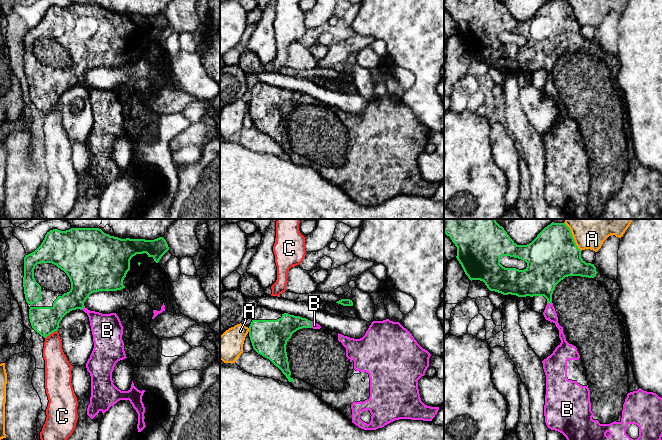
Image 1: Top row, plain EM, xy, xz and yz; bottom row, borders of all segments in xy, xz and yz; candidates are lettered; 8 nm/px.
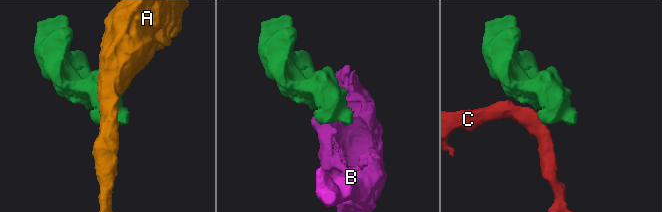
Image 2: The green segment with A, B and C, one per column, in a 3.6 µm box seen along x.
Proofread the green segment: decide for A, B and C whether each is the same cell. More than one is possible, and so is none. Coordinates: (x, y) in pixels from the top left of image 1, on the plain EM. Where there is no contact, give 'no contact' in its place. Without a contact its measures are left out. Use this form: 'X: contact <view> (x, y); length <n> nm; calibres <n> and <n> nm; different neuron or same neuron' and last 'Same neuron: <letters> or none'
A: contact yz (572, 13); length 260 nm; calibres 400 and 200 nm; different neuron
B: contact yz (549, 79); length 40 nm; calibres 280 and 100 nm; same neuron
C: contact xy (51, 109); length 130 nm; calibres 220 and 190 nm; different neuron
Same neuron: B

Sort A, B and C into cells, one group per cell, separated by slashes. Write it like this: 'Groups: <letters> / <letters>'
Groups: A / B / C

